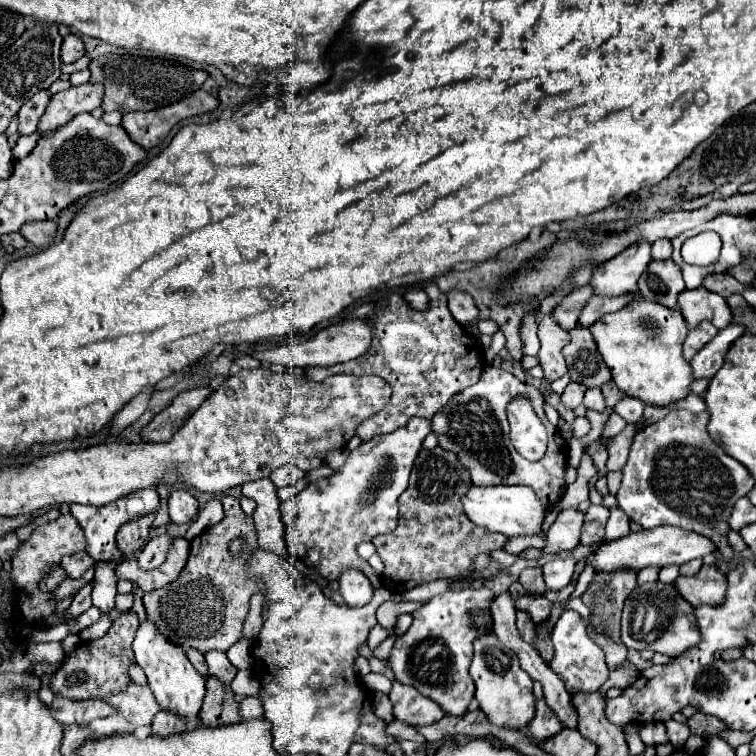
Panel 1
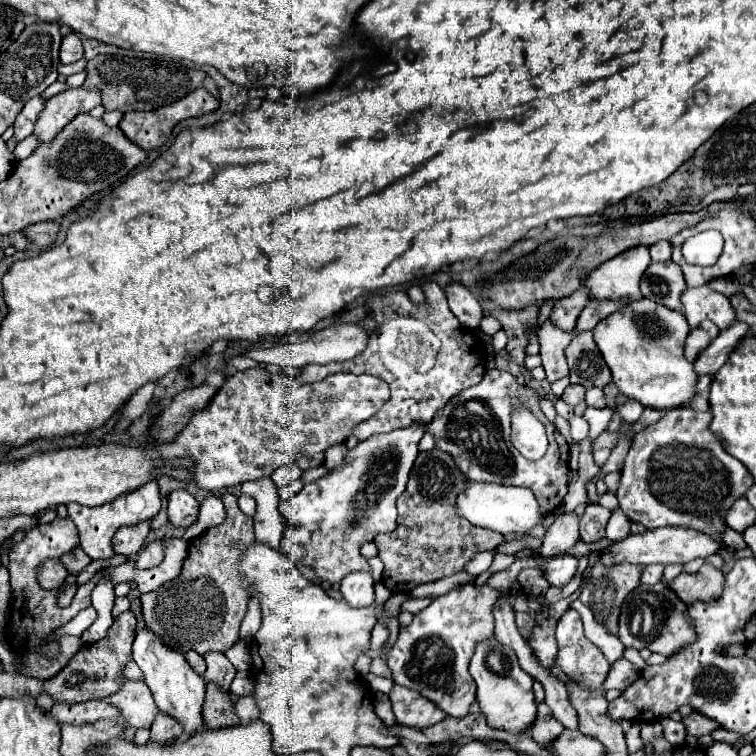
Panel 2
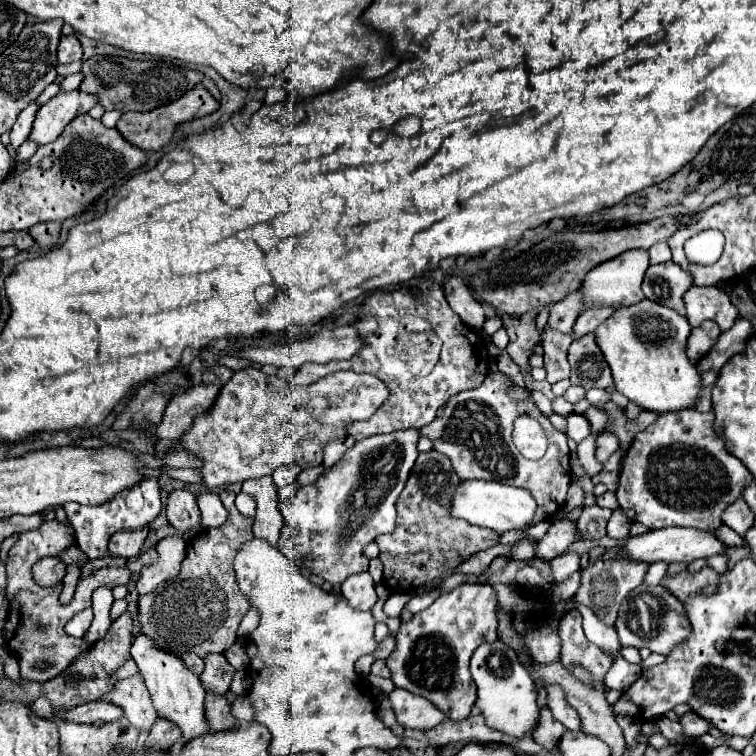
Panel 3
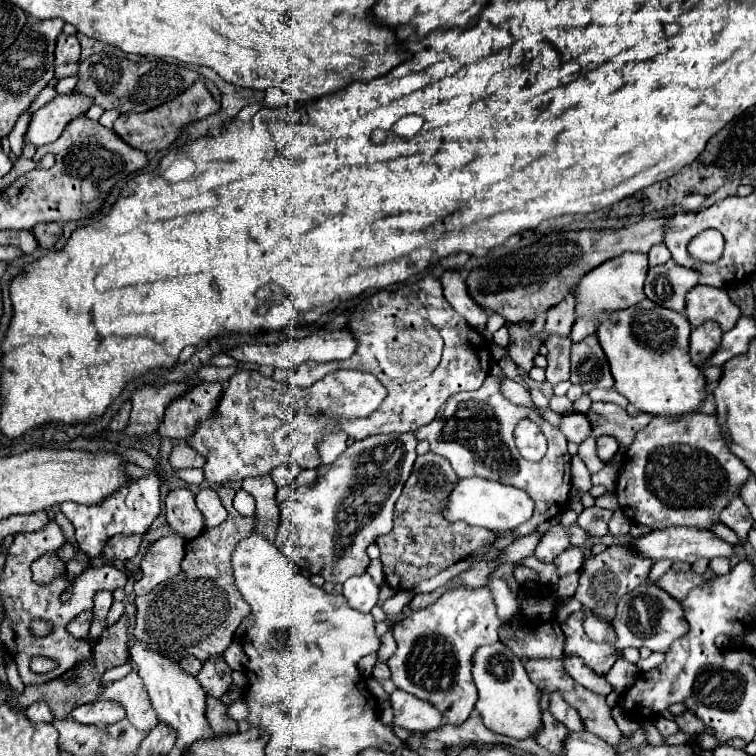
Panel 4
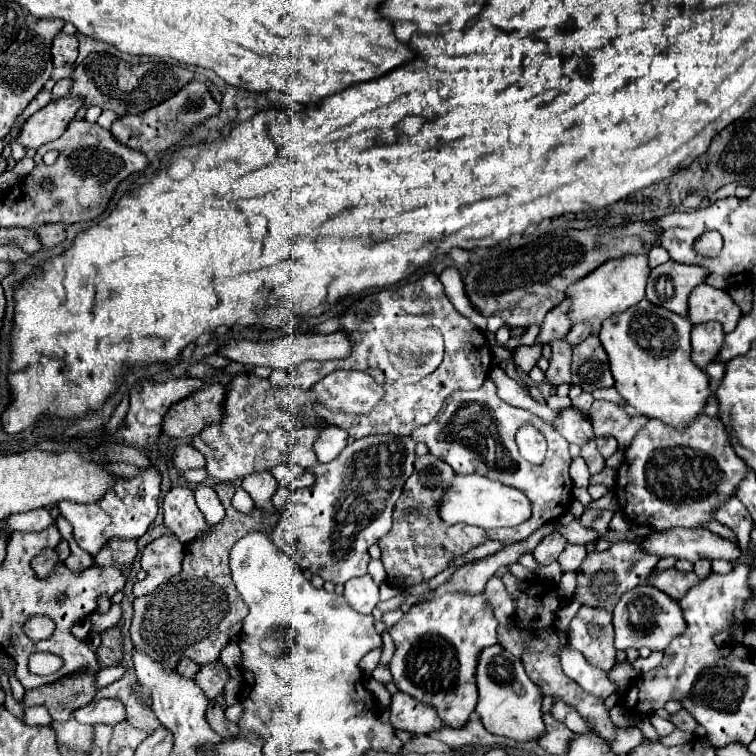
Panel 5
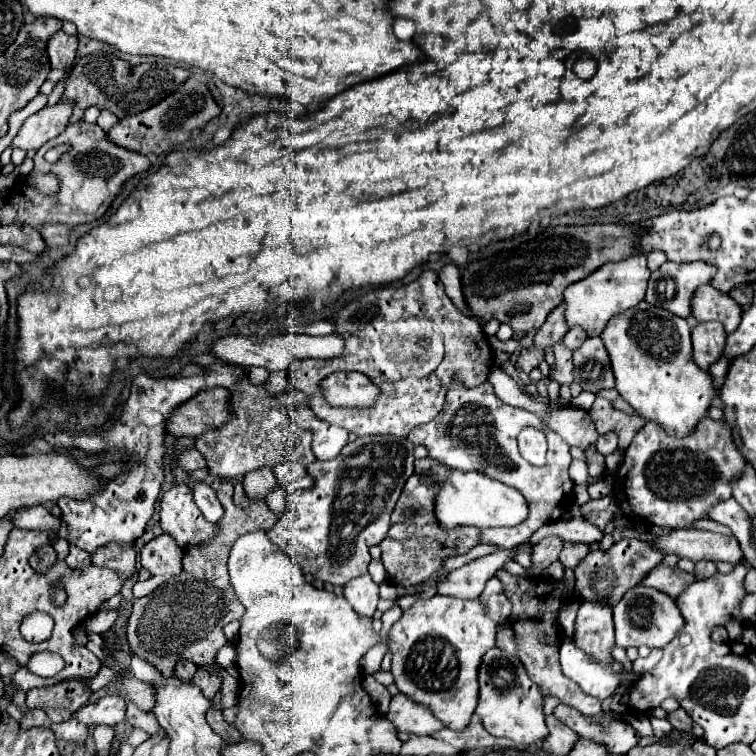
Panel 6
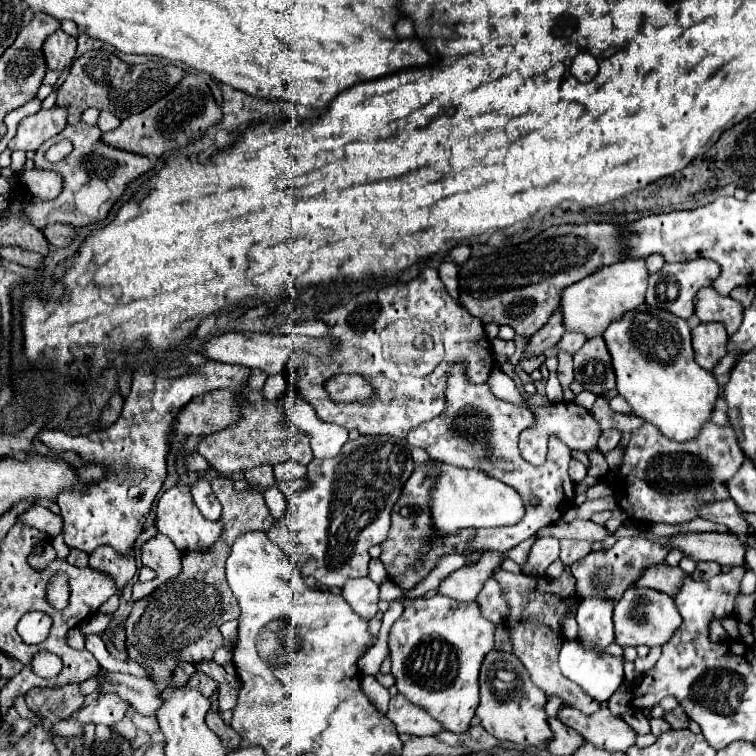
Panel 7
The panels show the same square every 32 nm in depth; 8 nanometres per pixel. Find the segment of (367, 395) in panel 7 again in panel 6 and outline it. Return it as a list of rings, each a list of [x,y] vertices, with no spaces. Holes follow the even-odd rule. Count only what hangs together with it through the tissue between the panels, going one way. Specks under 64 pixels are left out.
[[[334,372],[320,382],[318,390],[334,408],[366,410],[380,398],[380,388],[360,372]]]

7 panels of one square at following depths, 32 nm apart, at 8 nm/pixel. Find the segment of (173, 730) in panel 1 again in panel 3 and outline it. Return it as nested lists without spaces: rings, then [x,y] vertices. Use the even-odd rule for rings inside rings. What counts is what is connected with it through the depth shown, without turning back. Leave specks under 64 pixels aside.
[[[158,718],[150,730],[150,736],[144,746],[148,748],[172,748],[180,738],[180,728],[166,718]]]

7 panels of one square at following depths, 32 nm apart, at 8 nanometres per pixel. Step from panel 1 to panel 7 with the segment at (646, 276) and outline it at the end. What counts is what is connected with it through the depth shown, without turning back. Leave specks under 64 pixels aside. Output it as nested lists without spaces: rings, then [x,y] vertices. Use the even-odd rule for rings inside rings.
[[[698,258],[698,260],[692,260],[692,262],[682,262],[682,264],[666,262],[660,272],[650,276],[648,292],[646,292],[646,304],[654,306],[654,308],[668,310],[668,312],[688,320],[694,314],[696,292],[702,286],[710,286],[712,280],[716,280],[718,274],[720,274],[720,266],[714,264],[712,260],[704,260],[704,258]]]

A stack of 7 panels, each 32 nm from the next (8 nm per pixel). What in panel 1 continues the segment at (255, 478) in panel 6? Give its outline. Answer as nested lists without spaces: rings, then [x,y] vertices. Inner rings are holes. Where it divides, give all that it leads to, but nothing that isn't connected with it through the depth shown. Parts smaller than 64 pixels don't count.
[[[262,478],[258,482],[244,484],[242,496],[256,502],[256,510],[252,516],[254,516],[260,548],[274,552],[282,560],[292,560],[292,554],[288,552],[282,514],[280,514],[280,500],[272,480]]]

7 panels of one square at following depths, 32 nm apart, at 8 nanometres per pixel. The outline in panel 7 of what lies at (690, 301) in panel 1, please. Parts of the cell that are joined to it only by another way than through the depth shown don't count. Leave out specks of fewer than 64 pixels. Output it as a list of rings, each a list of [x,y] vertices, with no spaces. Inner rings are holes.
[[[712,286],[700,288],[694,306],[694,314],[700,322],[722,322],[730,336],[742,322],[742,310],[740,302],[730,296],[720,296]]]

